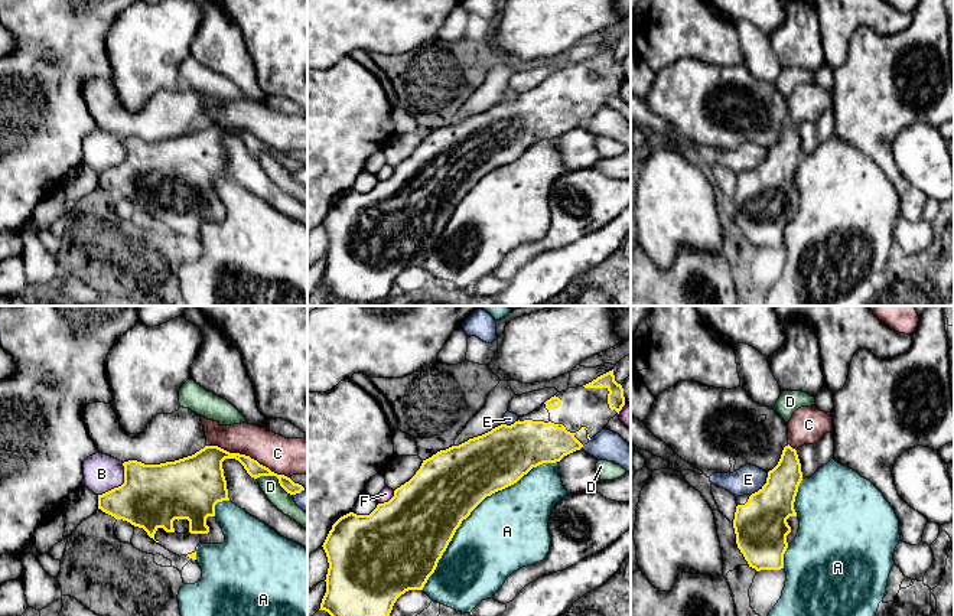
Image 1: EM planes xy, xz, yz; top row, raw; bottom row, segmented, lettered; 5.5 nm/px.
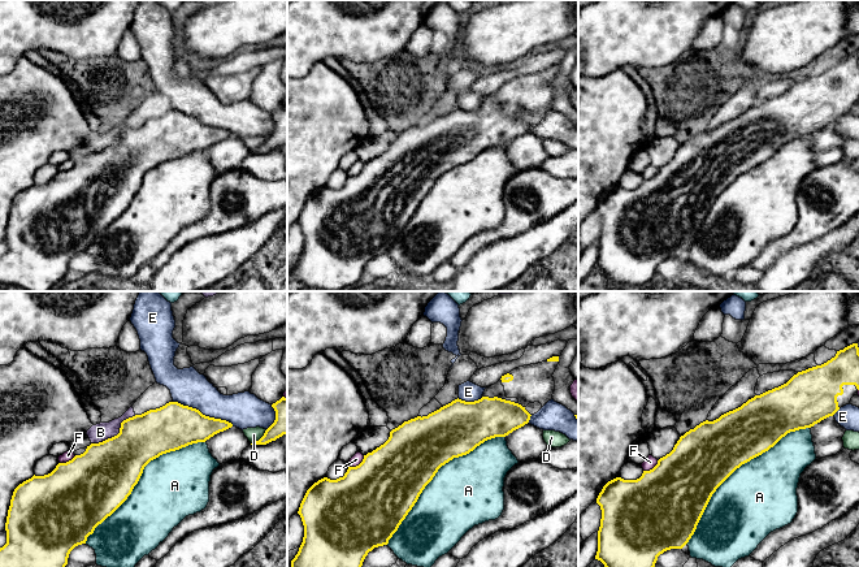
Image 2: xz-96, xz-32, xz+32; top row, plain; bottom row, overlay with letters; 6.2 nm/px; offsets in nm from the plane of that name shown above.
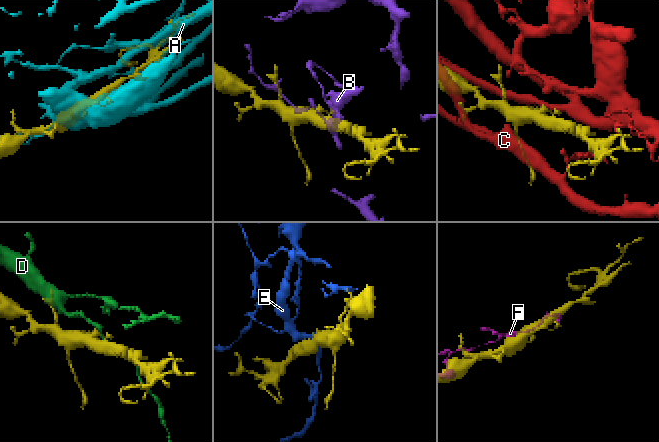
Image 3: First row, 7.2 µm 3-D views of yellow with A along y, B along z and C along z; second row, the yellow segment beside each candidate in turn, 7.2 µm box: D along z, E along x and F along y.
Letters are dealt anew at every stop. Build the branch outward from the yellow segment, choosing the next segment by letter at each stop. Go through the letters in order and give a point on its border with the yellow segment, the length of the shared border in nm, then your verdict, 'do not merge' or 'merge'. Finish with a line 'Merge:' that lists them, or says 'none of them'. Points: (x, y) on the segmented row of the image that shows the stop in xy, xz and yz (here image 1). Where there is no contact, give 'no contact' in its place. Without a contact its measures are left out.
A: contact xz (475, 507); length 1050 nm; do not merge
B: contact xy (121, 485); length 240 nm; do not merge
C: contact xy (247, 456); length 500 nm; do not merge
D: contact xy (276, 476); length 220 nm; do not merge
E: contact yz (764, 485); length 170 nm; do not merge
F: contact xz (388, 501); length 120 nm; do not merge
Merge: none of them

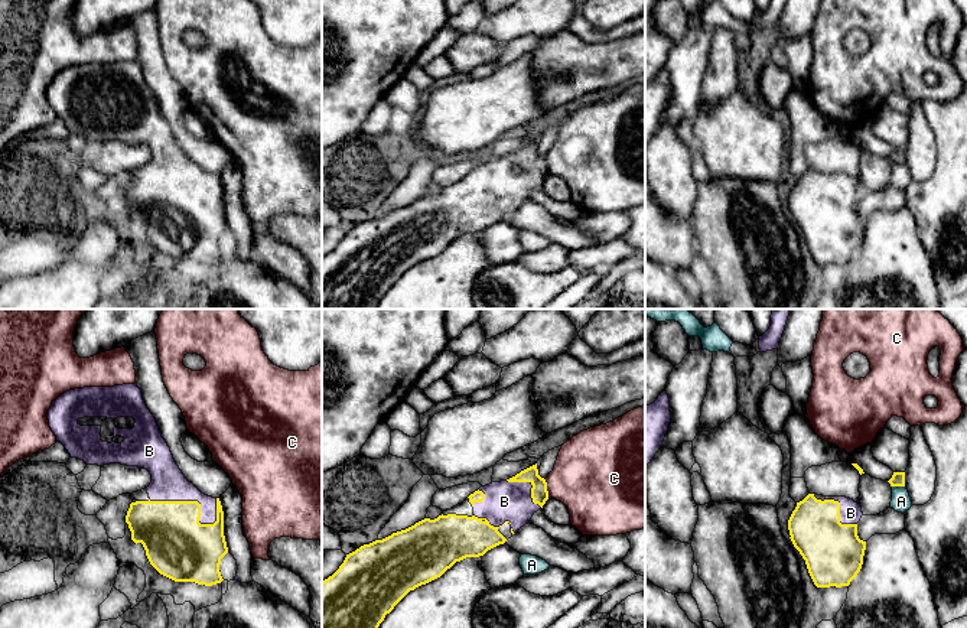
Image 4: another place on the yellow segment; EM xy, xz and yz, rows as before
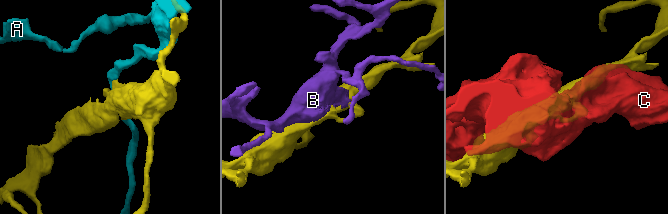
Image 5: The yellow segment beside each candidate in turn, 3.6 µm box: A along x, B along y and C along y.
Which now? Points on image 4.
A: contact yz (898, 485); length 70 nm; do not merge
B: contact xy (192, 501); length 400 nm; merge
C: contact xz (546, 488); length 110 nm; do not merge
Merge: B

